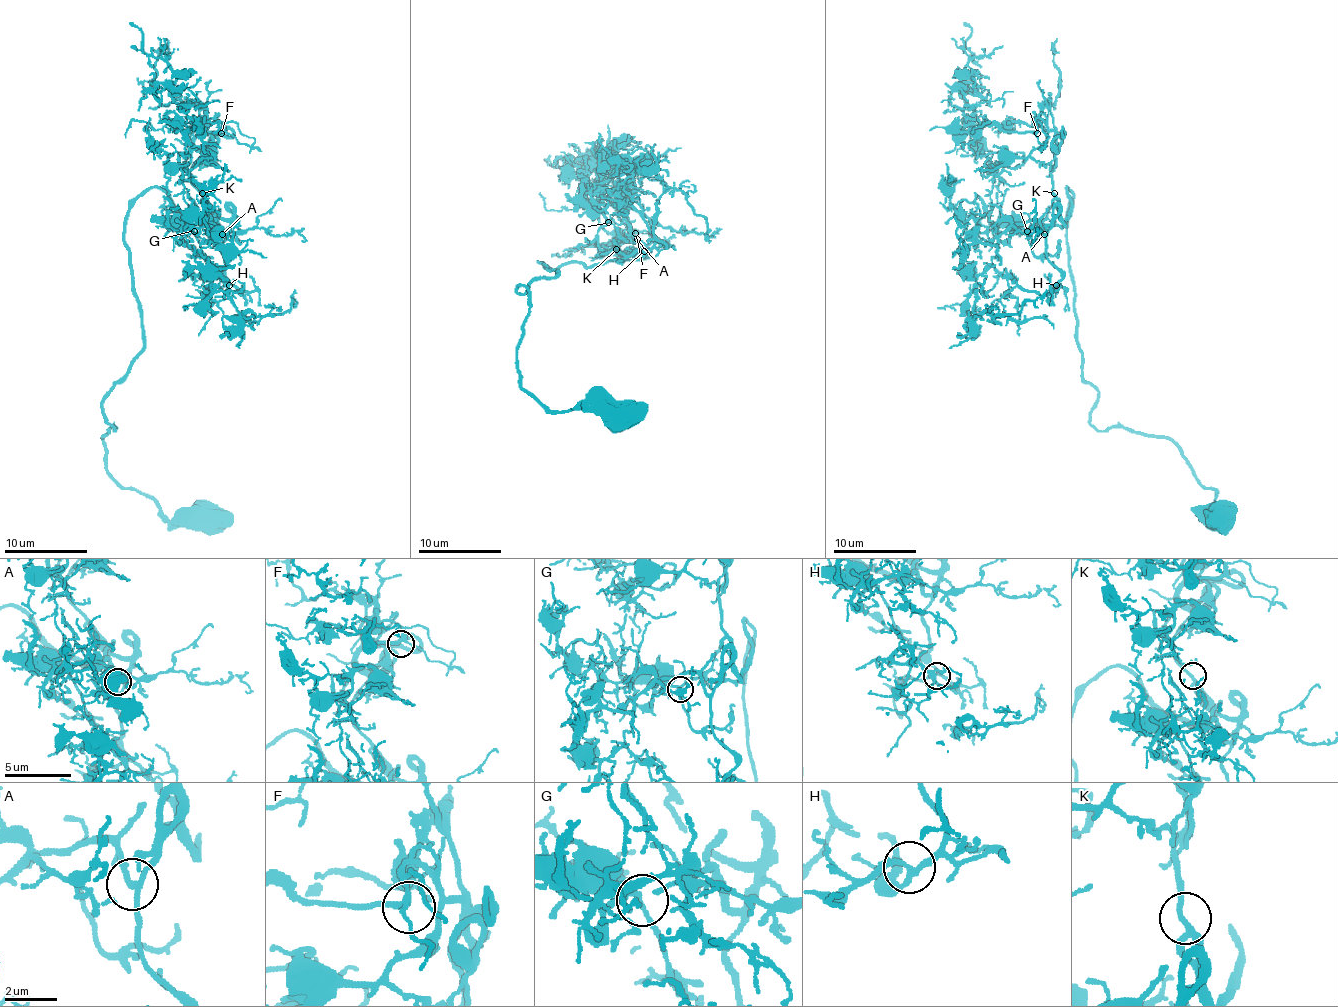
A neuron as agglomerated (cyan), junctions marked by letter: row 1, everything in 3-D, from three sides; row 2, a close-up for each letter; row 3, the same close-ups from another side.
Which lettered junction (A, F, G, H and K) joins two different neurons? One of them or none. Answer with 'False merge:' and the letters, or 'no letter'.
False merge: no letter

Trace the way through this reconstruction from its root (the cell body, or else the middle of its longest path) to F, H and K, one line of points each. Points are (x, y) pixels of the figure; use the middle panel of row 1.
F: (623, 420), (521, 385), (516, 289), (558, 272), (539, 262), (623, 260), (600, 249), (635, 233)
H: (623, 420), (554, 412), (521, 385), (529, 291), (516, 289), (558, 272), (539, 262), (644, 251)
K: (623, 420), (546, 408), (516, 360), (516, 289), (558, 272), (539, 262), (616, 249)

